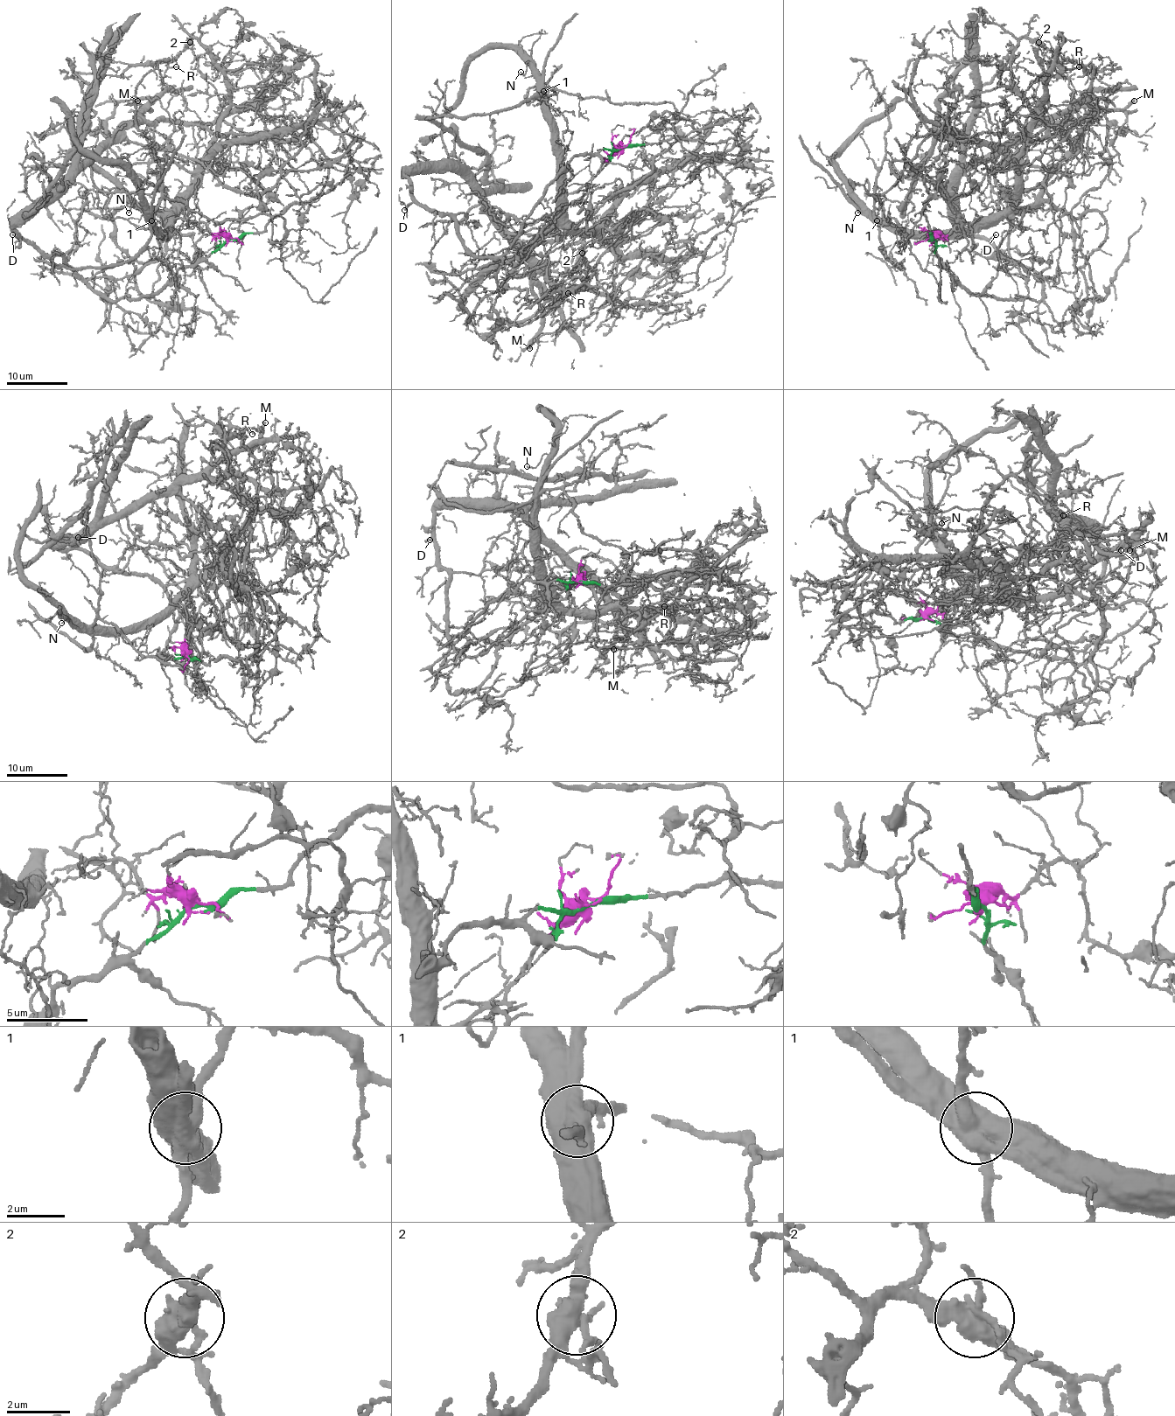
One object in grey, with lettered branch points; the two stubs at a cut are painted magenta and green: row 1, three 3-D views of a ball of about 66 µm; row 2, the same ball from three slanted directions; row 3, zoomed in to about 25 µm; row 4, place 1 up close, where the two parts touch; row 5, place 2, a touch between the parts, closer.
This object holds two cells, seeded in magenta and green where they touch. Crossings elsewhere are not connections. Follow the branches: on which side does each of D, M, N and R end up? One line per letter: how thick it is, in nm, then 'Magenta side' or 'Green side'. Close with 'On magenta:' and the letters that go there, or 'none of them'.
D: Thickness 150 nm. Green side
M: Thickness 400 nm. Green side
N: Thickness 130 nm. Magenta side
R: Thickness 150 nm. Magenta side
On magenta: N, R

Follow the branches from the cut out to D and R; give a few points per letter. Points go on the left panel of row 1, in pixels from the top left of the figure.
D: (230, 239), (206, 257), (186, 265), (156, 294), (111, 301), (101, 296), (58, 254), (45, 254), (12, 234)
R: (230, 239), (213, 235), (201, 222), (174, 218), (229, 105), (224, 73), (193, 38), (168, 63), (176, 66)

